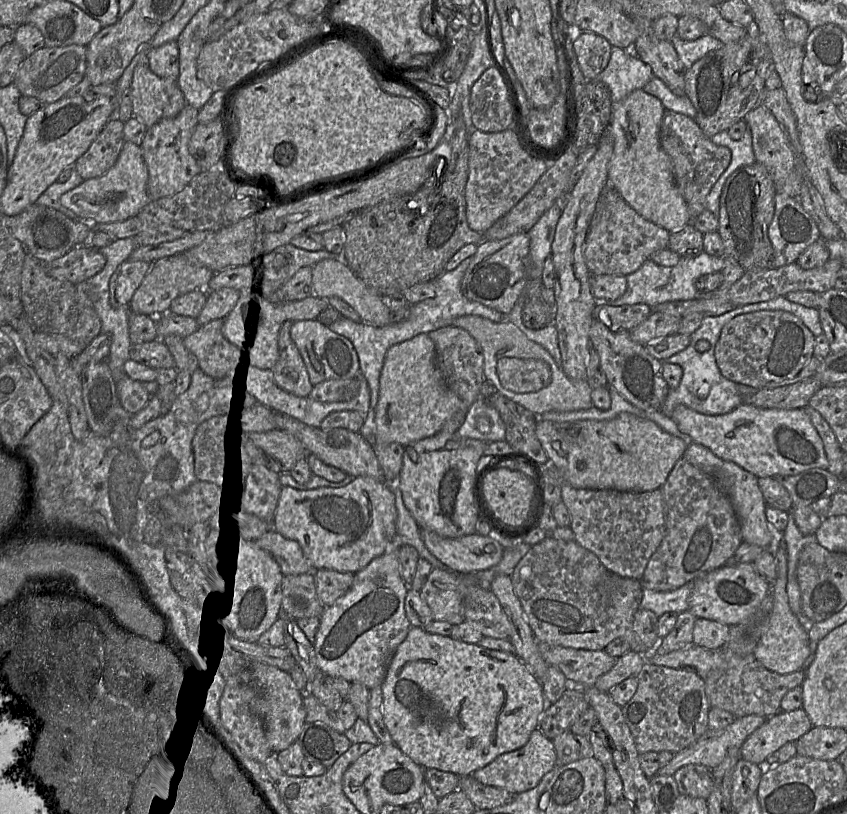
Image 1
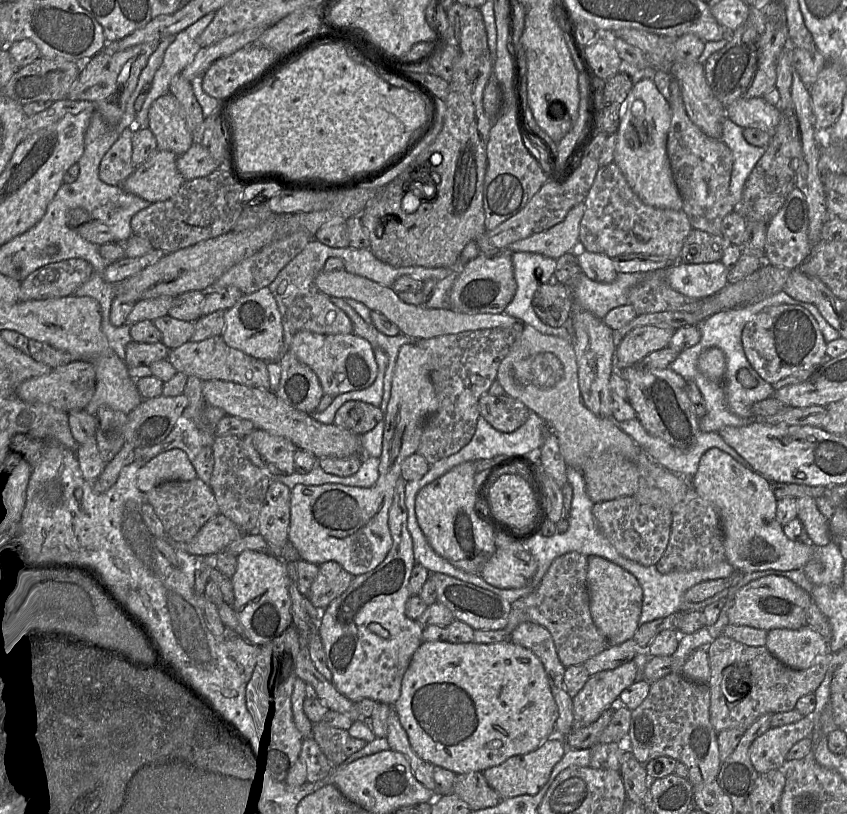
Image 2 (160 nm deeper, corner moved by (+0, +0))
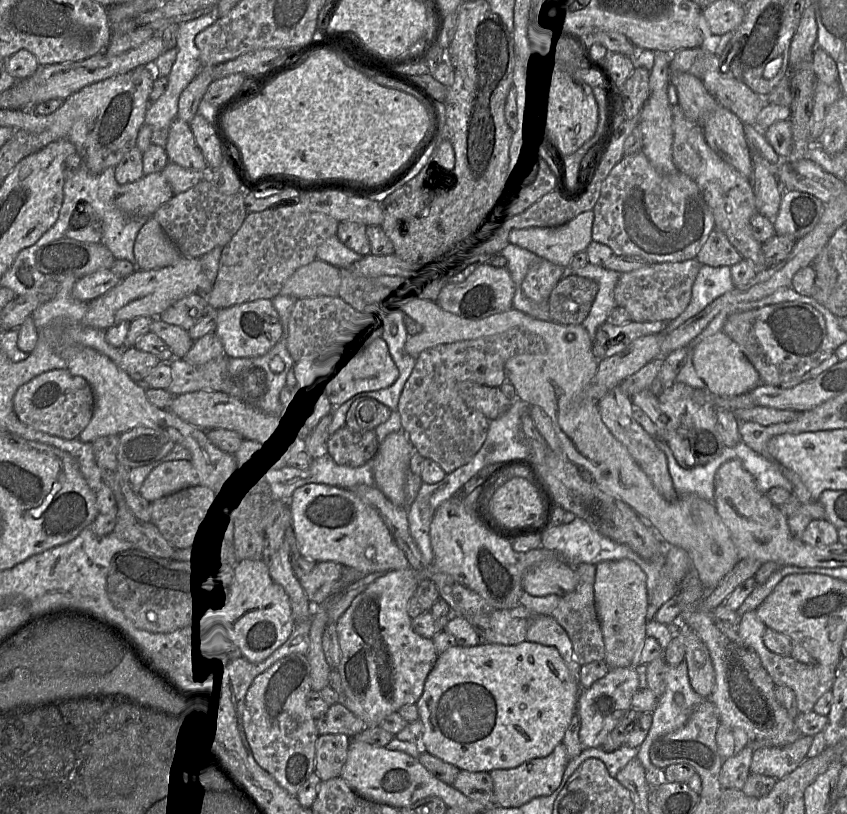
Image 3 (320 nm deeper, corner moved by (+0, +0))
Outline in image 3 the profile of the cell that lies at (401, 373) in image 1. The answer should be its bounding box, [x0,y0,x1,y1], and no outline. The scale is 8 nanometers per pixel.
[289,484,410,575]

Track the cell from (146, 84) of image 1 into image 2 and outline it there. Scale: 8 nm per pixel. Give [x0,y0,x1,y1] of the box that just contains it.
[148,92,194,157]

